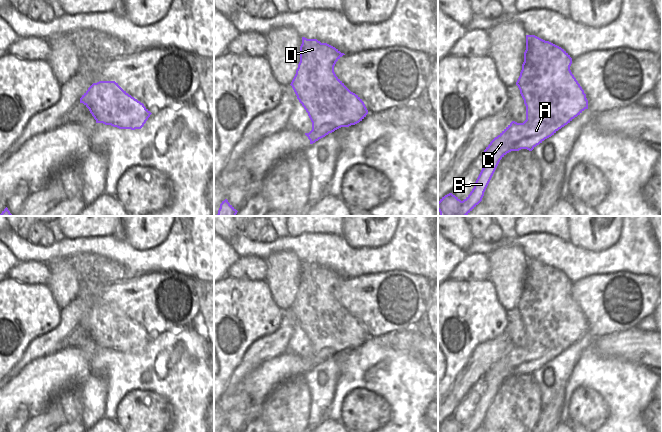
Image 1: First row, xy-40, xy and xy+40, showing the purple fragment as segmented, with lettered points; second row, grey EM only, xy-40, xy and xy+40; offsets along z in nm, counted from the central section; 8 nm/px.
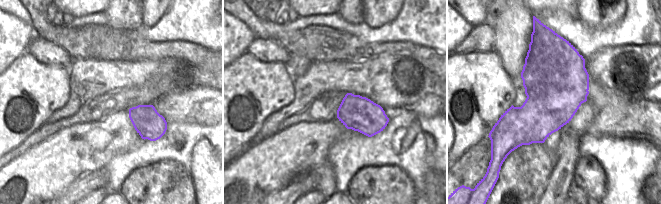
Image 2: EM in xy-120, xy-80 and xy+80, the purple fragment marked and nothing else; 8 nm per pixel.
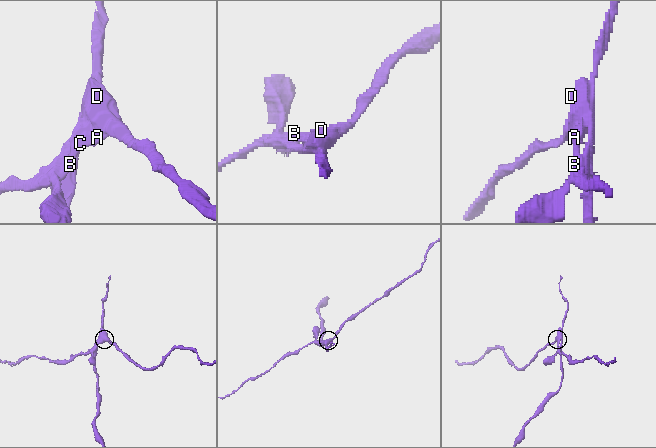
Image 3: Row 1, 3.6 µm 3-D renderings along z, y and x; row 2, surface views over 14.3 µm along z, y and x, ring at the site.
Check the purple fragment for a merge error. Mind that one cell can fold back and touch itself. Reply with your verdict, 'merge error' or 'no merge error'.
merge error

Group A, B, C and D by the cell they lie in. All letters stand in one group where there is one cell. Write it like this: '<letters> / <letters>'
A B C / D

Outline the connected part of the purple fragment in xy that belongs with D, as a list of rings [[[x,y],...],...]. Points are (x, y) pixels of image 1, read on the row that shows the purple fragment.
[[[302,37],[300,62],[290,85],[307,113],[315,105],[325,105],[326,98],[333,95],[331,92],[333,89],[348,89],[334,72],[336,62],[343,55],[345,54],[327,43],[321,43],[317,39]]]

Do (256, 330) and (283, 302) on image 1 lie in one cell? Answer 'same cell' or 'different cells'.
different cells

